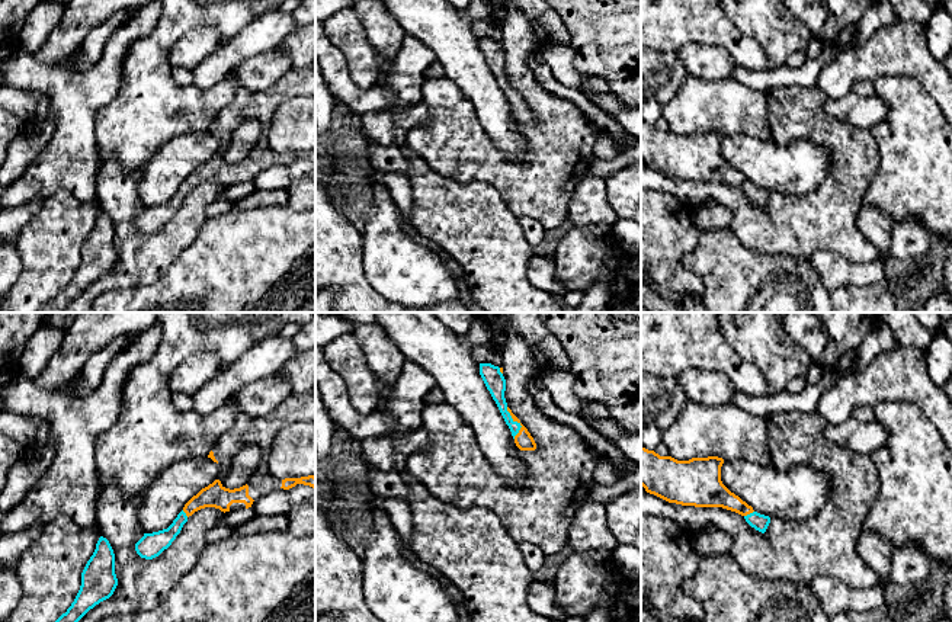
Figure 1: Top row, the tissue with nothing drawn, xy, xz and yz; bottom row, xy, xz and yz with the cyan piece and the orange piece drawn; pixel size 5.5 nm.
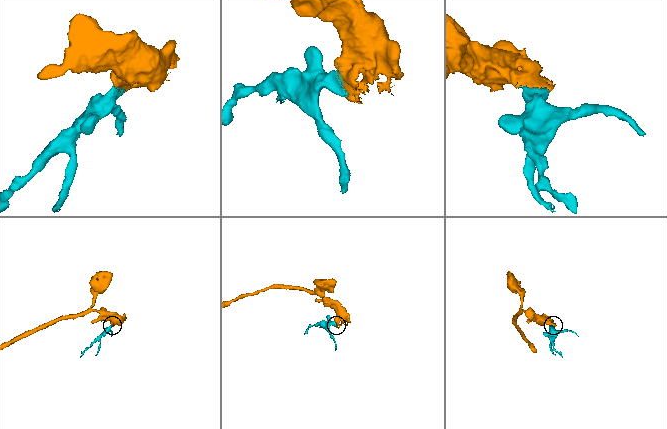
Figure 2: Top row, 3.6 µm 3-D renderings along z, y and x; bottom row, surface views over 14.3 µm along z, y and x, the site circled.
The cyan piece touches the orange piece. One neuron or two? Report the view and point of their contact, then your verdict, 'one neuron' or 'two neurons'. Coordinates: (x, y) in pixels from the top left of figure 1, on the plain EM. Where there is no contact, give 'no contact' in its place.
xz (518, 98) | one neuron

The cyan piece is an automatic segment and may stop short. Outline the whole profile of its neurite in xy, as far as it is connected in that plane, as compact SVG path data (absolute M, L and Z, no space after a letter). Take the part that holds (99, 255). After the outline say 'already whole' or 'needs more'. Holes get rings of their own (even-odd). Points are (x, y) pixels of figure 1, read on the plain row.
M100 211L81 247L81 260L74 276L39 312L67 312L68 305L90 283L109 273L116 260L115 228L109 215Z; already whole

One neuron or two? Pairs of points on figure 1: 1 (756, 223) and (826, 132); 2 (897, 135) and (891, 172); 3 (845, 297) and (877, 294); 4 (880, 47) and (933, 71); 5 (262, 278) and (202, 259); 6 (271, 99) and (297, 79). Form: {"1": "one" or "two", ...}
{"1": "one", "2": "one", "3": "one", "4": "one", "5": "one", "6": "one"}

